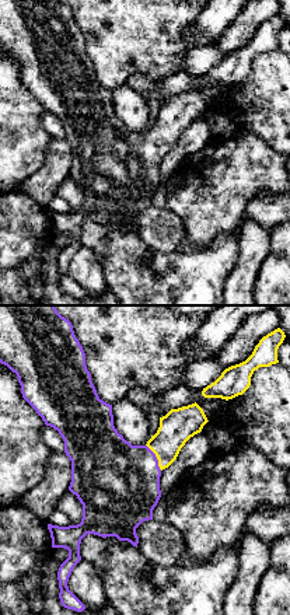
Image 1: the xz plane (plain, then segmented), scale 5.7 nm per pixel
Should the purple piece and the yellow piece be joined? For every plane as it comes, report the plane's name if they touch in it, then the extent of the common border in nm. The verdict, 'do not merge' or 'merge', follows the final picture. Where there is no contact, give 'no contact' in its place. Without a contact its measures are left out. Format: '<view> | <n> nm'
xz | 180 nm

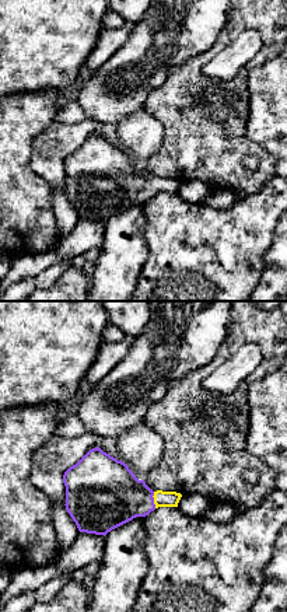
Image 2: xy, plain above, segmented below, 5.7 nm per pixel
xy | 100 nm

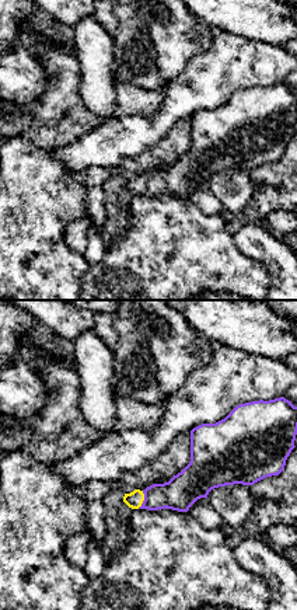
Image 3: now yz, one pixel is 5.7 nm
yz | 100 nm

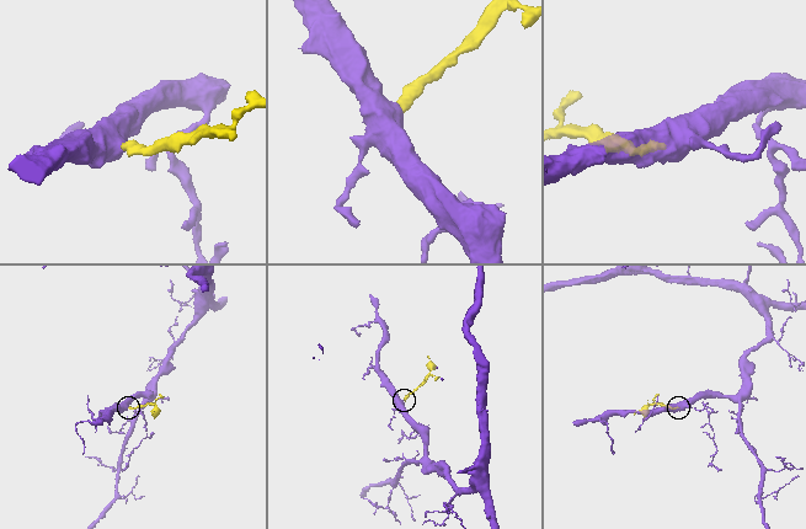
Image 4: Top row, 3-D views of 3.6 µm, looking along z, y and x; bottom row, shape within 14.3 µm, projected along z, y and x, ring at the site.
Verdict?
merge

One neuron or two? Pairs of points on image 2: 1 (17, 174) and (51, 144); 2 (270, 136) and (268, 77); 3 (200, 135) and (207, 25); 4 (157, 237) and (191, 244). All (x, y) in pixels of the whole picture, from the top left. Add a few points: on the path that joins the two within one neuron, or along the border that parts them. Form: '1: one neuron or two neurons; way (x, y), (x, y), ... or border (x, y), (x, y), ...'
1: two neurons; border (39, 132), (32, 142), (31, 167), (51, 188)
2: one neuron; way (270, 122), (270, 91)
3: two neurons; border (226, 24), (209, 49), (185, 56), (175, 63)
4: one neuron; way (165, 237), (182, 238)

